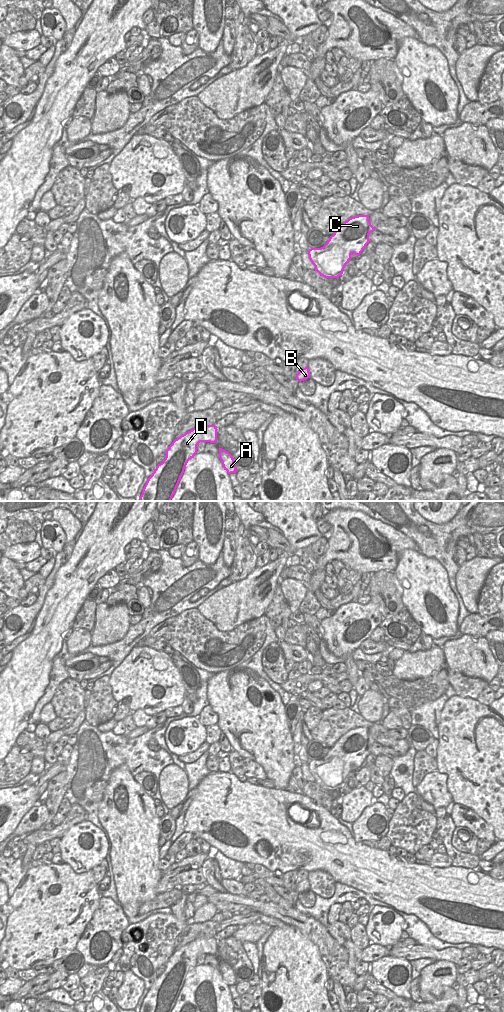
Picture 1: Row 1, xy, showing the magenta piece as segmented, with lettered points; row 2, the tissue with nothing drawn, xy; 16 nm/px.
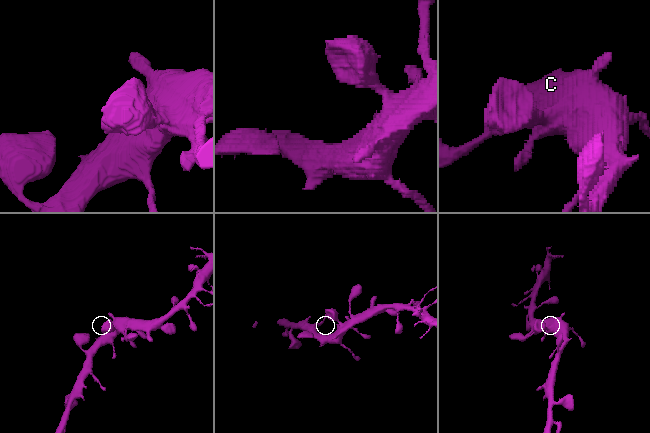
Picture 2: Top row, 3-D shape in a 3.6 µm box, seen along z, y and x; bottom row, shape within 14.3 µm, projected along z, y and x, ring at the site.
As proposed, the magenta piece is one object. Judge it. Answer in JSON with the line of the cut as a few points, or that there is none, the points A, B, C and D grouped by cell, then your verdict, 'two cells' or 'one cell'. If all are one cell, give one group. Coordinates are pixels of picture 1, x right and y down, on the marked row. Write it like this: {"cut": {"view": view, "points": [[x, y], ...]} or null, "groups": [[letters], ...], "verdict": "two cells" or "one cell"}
{"cut": null, "groups": [["A", "B", "C", "D"]], "verdict": "one cell"}

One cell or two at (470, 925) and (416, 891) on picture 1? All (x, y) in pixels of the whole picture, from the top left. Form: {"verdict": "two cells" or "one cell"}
{"verdict": "one cell"}

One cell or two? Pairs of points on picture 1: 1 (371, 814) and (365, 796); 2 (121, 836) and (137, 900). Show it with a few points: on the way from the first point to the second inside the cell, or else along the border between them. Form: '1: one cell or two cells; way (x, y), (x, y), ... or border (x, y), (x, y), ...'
1: two cells; border (371, 805), (368, 805), (352, 823)
2: one cell; way (134, 852), (136, 884)

